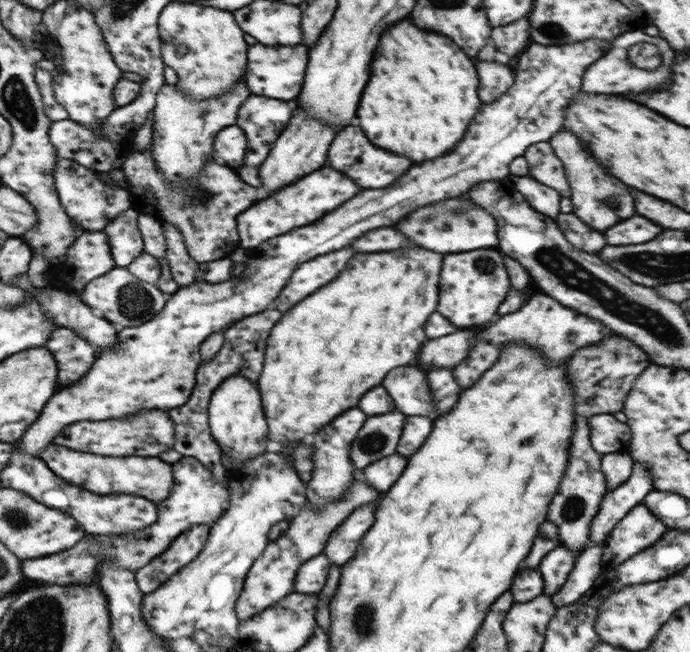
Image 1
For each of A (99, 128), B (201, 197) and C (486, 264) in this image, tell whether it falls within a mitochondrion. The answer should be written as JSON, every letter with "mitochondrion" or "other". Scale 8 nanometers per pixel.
{"A":"other","B":"mitochondrion","C":"mitochondrion"}

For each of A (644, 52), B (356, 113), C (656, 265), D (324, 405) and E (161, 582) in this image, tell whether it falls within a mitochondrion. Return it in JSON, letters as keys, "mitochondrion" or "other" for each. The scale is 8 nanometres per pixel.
{"A":"mitochondrion","B":"other","C":"mitochondrion","D":"other","E":"other"}

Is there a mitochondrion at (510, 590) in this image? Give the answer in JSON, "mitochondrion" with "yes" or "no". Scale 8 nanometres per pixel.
{"mitochondrion":"no"}

